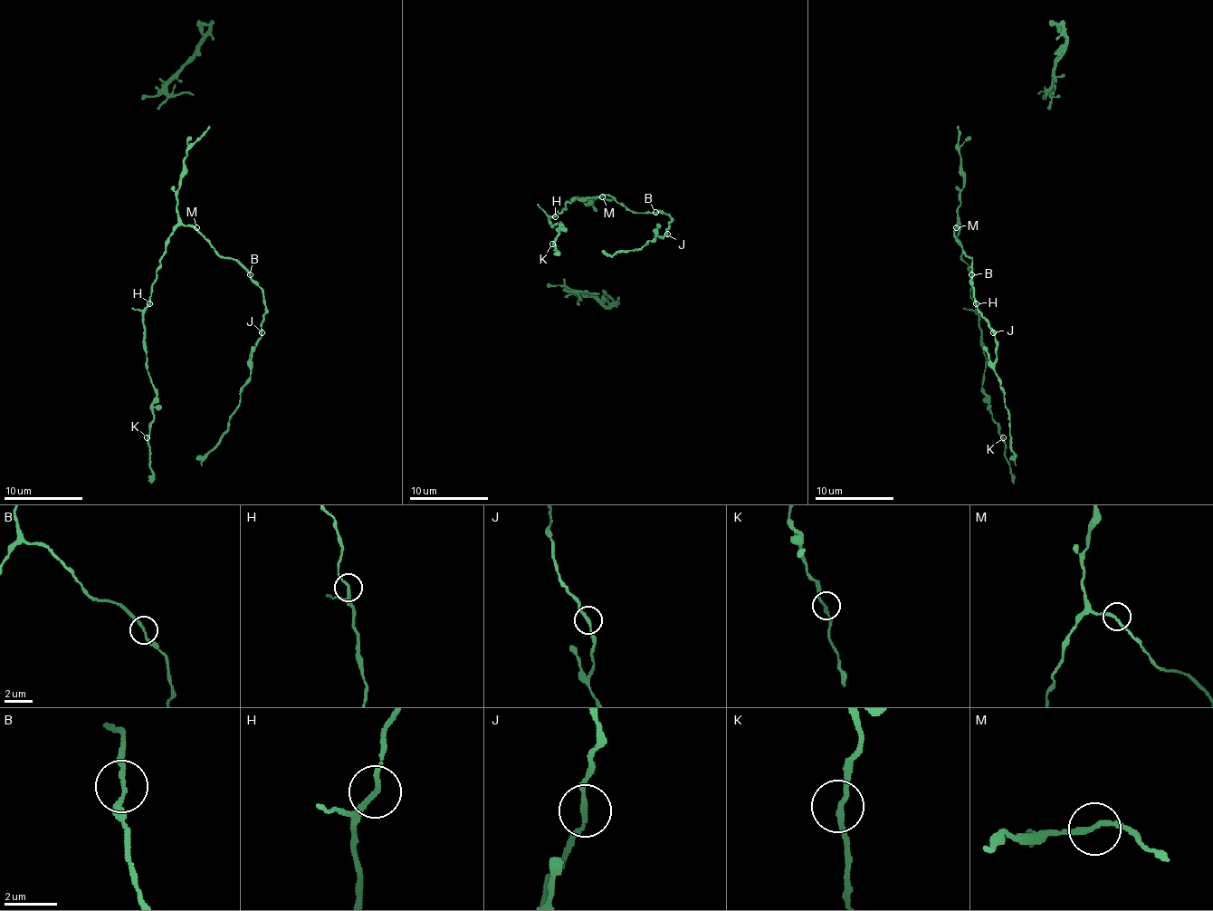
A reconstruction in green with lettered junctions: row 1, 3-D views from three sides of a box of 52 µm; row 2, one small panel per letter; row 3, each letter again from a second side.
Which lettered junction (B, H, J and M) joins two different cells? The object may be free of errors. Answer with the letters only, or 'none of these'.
H

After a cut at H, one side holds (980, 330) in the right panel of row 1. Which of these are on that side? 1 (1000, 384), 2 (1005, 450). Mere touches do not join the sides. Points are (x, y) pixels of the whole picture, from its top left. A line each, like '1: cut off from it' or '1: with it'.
1: cut off from it
2: with it

